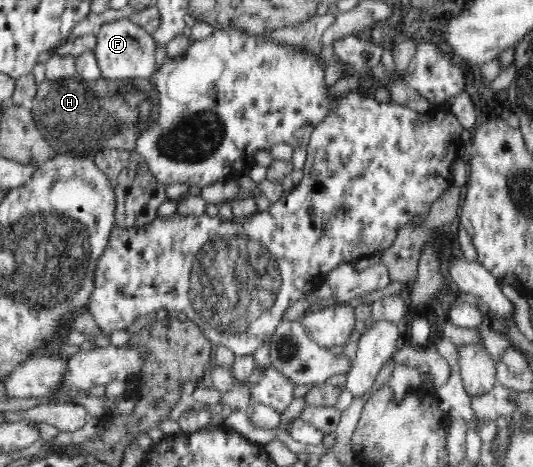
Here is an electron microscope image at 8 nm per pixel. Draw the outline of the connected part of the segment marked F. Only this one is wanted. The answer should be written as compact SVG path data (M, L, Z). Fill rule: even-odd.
M122 19L101 25L96 33L94 55L100 66L101 77L111 81L127 83L136 78L148 79L155 71L156 43L153 35L134 24L130 19Z

